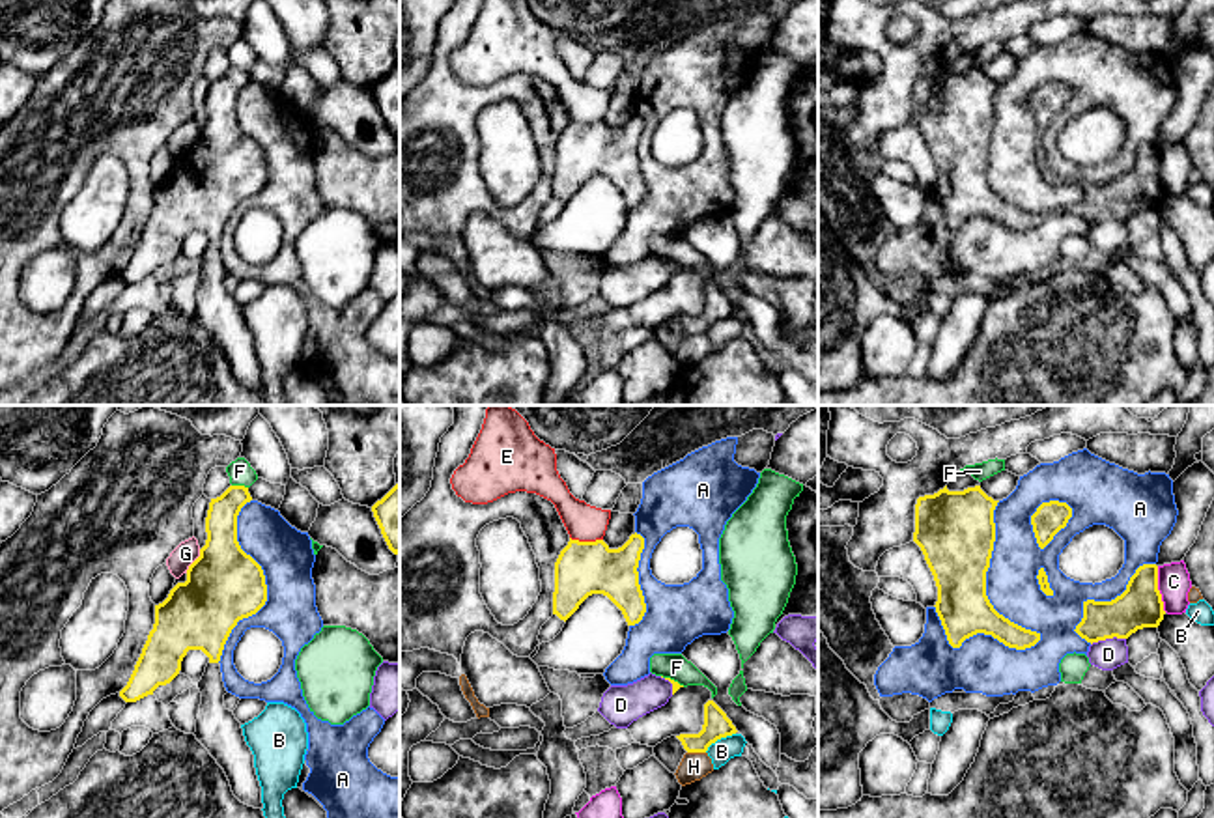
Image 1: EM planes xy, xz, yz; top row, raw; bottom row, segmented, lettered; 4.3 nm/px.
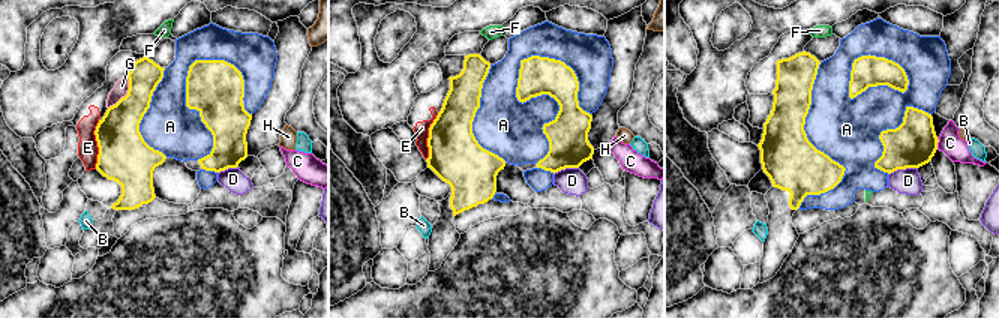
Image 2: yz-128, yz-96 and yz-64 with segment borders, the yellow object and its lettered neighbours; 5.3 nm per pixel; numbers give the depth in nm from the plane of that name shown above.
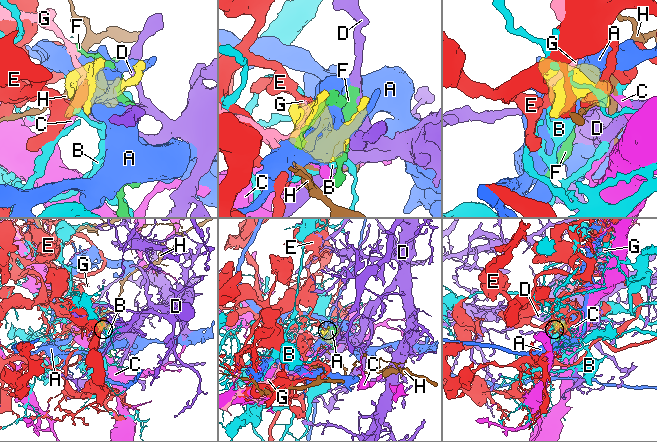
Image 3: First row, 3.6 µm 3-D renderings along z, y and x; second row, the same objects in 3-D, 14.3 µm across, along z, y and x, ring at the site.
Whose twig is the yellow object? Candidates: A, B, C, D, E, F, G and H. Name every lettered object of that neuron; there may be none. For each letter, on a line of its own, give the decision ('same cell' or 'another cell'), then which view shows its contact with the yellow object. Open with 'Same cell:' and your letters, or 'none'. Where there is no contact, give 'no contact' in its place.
Same cell: none
A: another cell | yz
B: another cell | xz
C: another cell | yz
D: another cell | yz
E: another cell | xz
F: another cell | xy
G: another cell | xy
H: another cell | xz

